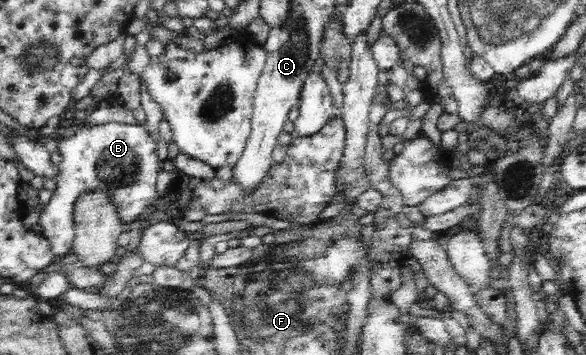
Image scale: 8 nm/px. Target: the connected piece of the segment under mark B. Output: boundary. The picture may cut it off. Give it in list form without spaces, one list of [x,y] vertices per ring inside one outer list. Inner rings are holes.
[[[109,122],[102,126],[78,128],[74,136],[58,140],[58,152],[62,154],[56,176],[58,188],[44,206],[39,221],[41,235],[49,241],[55,257],[64,258],[72,252],[76,236],[75,210],[80,198],[103,188],[116,207],[118,219],[127,228],[132,223],[138,223],[156,202],[156,177],[160,165],[156,155],[156,140],[150,137],[146,127]]]

